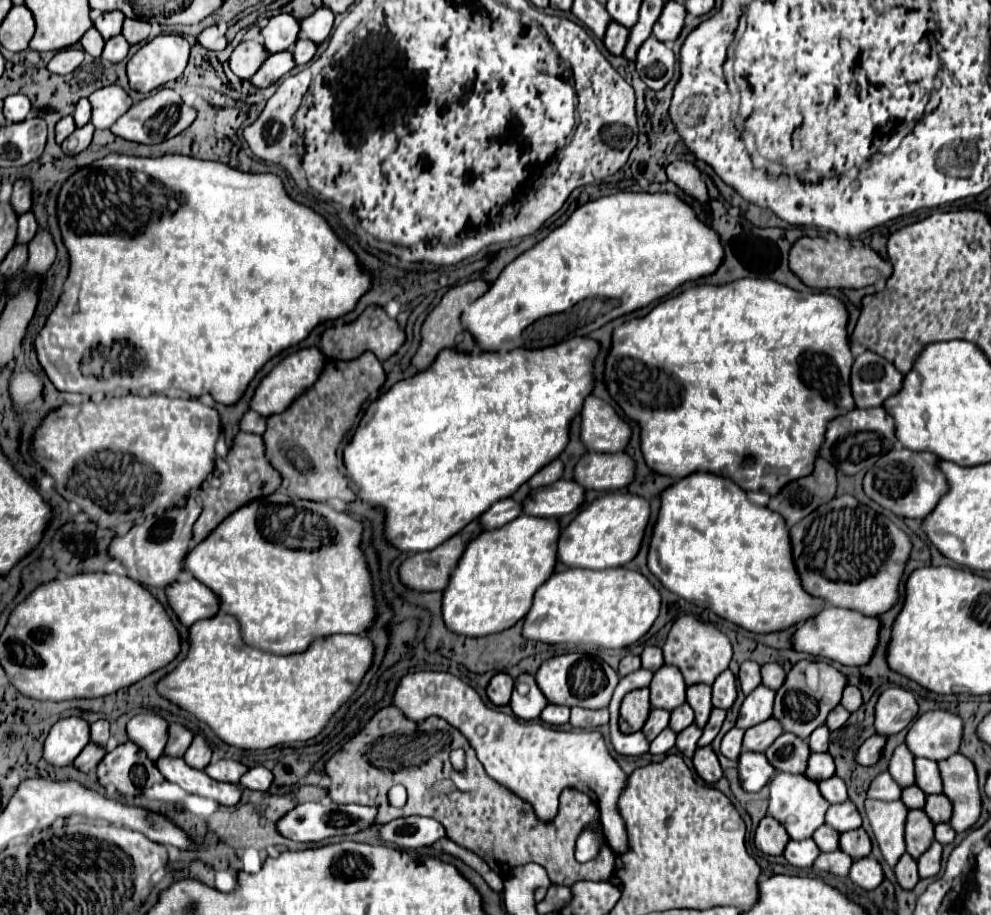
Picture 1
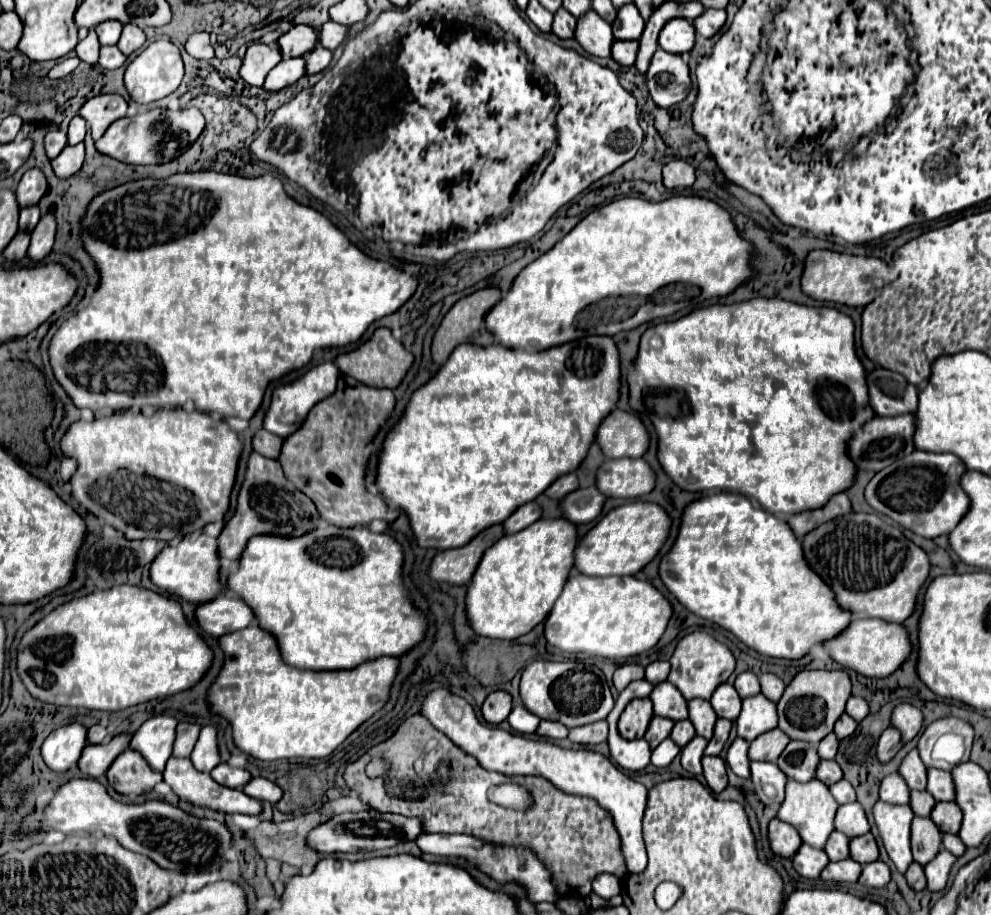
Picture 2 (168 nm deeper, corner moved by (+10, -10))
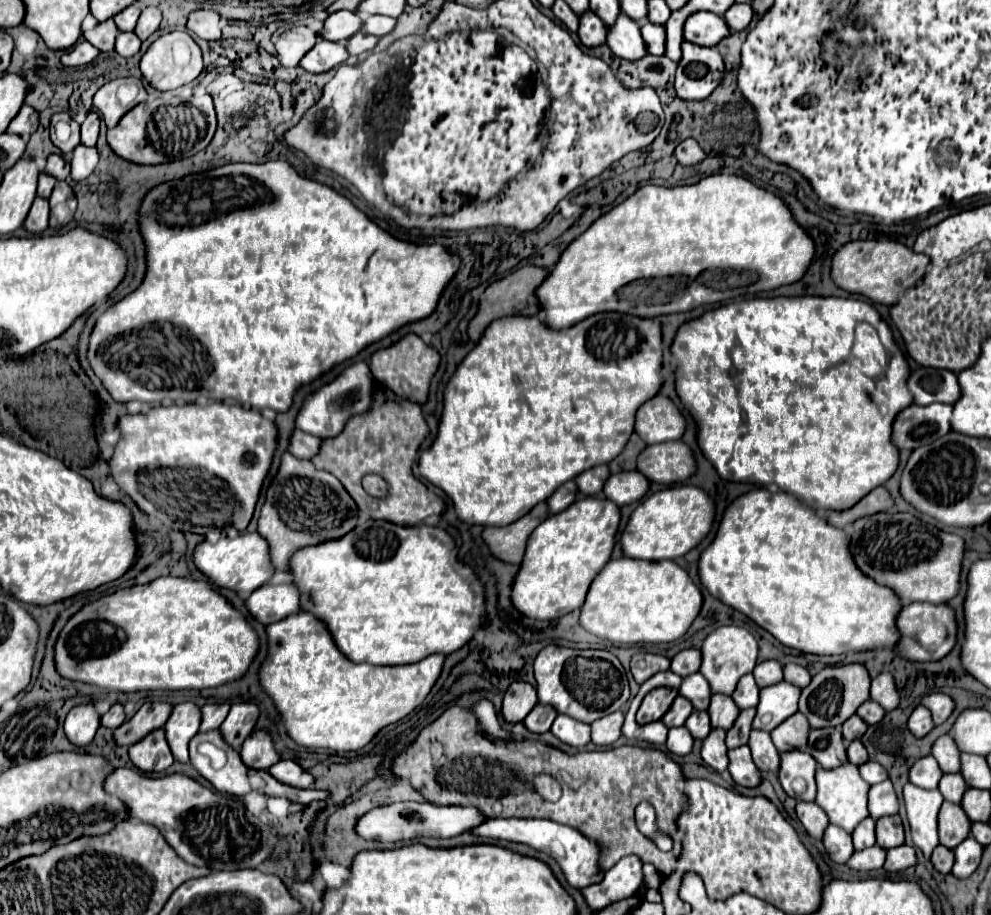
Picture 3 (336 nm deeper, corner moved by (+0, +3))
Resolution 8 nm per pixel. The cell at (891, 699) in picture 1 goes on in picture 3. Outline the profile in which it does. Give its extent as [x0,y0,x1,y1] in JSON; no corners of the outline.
[923,693,955,725]

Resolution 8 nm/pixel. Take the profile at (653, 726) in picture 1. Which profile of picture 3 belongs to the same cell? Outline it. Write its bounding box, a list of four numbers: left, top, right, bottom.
[661,695,693,727]

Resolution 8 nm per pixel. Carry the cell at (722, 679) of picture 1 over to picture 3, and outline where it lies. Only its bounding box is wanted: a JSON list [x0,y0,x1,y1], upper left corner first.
[731,673,759,709]

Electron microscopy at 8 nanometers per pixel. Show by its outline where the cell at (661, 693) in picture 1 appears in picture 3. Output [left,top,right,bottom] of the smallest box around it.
[679,673,713,711]

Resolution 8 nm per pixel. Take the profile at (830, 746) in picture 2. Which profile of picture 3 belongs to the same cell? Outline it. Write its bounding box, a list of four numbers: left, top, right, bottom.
[843,715,867,743]

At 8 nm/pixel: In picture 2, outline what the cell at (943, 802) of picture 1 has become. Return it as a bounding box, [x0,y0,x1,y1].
[929,802,961,834]

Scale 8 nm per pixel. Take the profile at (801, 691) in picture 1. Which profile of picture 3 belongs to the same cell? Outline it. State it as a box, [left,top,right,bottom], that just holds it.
[799,663,871,729]

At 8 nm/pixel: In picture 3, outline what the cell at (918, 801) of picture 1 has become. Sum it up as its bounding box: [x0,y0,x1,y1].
[939,773,969,803]

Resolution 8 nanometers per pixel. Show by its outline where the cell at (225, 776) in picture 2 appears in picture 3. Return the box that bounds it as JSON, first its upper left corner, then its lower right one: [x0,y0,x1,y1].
[241,729,281,769]

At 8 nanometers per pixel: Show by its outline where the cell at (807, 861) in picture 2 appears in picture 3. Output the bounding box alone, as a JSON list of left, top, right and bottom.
[823,825,855,863]

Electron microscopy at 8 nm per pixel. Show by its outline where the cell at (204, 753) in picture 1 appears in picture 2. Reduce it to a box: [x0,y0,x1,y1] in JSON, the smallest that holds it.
[191,726,219,772]

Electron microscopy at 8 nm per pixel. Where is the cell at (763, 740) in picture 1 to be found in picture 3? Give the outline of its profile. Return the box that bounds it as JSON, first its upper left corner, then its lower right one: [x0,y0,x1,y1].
[771,713,811,753]

